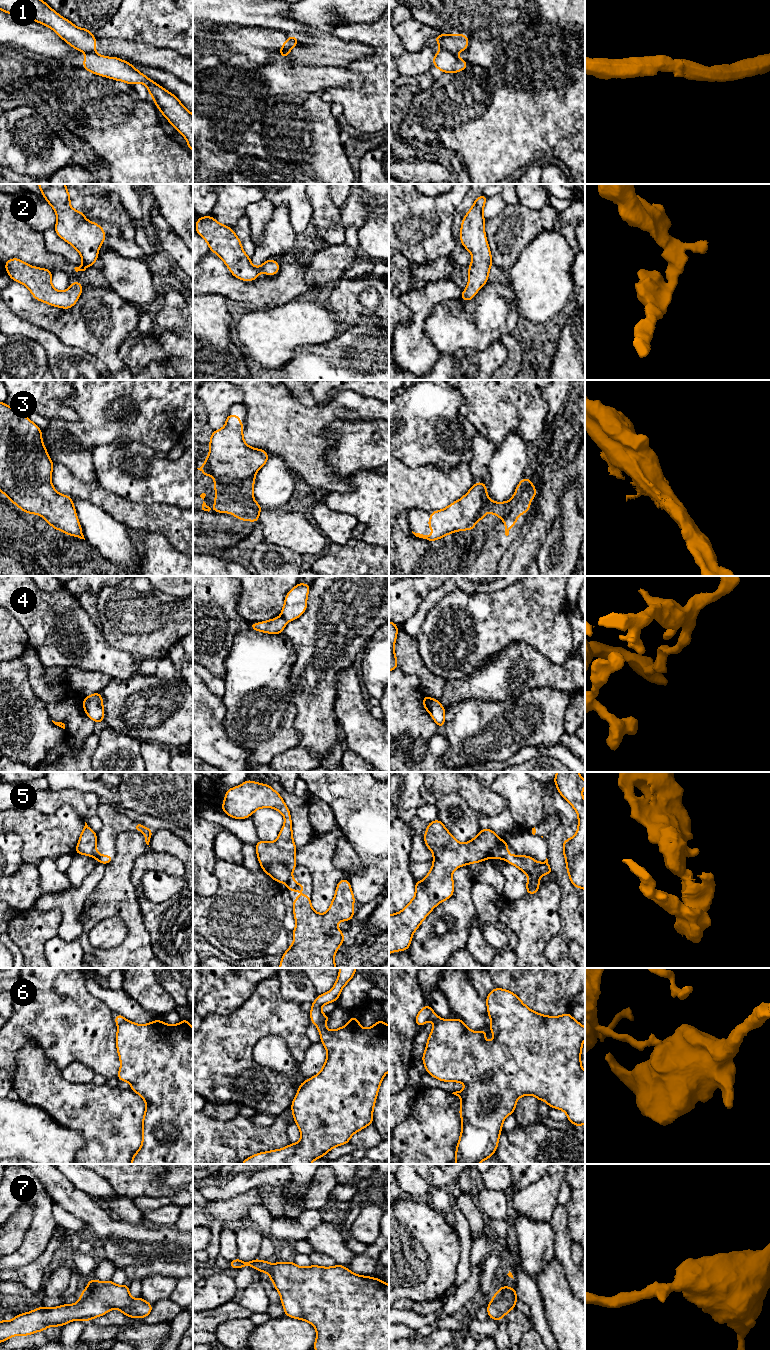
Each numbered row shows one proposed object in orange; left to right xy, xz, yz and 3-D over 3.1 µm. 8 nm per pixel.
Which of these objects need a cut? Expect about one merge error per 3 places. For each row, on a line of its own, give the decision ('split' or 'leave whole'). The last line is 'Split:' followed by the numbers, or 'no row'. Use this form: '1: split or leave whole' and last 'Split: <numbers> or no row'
1: split
2: leave whole
3: leave whole
4: split
5: split
6: split
7: leave whole
Split: 1, 4, 5, 6

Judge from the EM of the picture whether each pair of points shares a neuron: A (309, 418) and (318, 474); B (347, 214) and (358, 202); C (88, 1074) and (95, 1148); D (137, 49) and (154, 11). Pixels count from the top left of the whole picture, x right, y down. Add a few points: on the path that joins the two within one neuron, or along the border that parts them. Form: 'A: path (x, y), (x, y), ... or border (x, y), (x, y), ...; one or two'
A: path (309, 432), (309, 460); one
B: path (350, 211), (356, 205); one
C: border (66, 1079), (71, 1082), (91, 1083); two
D: border (117, 37), (149, 43), (163, 49); two

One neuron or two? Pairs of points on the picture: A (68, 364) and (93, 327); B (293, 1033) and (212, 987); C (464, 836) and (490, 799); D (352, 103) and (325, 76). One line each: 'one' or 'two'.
A: two
B: two
C: two
D: two

